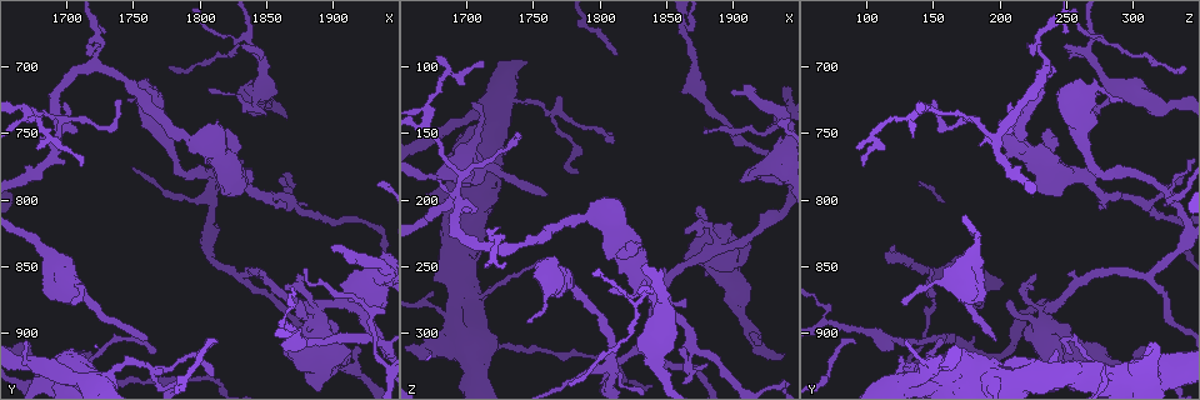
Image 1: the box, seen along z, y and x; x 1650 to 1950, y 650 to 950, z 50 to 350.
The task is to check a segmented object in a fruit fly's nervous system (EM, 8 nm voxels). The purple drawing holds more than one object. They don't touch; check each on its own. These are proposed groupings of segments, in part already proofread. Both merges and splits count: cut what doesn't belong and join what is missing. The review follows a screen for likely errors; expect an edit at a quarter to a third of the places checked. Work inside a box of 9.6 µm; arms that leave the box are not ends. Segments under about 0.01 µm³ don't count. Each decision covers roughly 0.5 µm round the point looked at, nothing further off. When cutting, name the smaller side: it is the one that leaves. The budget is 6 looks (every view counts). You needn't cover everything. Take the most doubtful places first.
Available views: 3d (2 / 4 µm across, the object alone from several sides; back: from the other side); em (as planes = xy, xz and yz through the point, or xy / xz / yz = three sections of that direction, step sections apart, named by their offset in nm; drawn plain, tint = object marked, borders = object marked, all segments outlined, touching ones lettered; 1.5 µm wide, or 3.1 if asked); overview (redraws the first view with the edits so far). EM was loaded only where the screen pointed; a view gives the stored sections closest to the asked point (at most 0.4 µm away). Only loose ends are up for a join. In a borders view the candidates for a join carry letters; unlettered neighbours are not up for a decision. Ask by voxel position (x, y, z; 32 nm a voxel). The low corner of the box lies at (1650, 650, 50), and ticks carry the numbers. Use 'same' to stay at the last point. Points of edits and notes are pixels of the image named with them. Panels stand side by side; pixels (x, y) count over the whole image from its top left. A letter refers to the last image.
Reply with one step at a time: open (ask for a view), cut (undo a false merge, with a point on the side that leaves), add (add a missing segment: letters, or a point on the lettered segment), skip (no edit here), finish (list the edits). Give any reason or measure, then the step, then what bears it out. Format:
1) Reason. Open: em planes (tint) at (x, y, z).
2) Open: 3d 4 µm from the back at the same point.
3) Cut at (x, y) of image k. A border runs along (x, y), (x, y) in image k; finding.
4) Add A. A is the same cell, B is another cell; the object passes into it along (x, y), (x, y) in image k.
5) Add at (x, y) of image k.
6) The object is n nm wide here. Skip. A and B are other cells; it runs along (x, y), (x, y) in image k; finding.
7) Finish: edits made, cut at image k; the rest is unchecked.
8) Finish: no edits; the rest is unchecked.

Calibre changes. Open: em 3.1 µm yz step 8 (tint) at (1892, 890, 234).

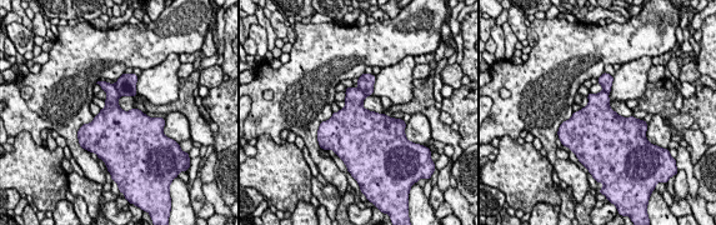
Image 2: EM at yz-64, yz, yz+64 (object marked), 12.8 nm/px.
Open: em 3.1 µm planes (borders) at the same point.

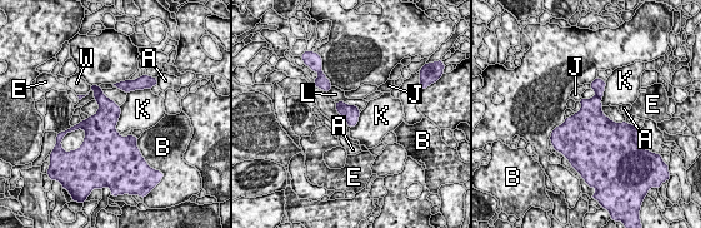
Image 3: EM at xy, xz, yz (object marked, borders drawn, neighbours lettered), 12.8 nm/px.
Skip. A, B, E, J, K, L and W are other cells; one neuron here.

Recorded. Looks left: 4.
Open: em yz step 4 (tint) at (1760, 906, 194).

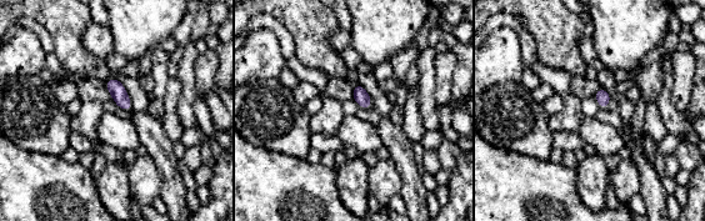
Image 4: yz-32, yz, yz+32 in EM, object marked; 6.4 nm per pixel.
Another direction. Open: em planes (borders) at the same point.

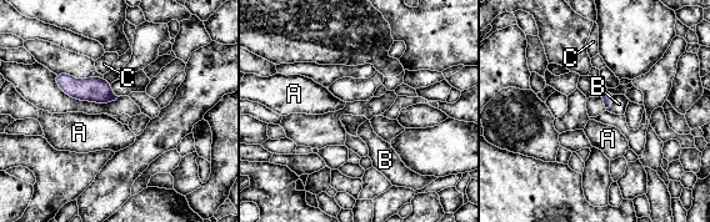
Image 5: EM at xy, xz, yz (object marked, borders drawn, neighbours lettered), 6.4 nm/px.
The longest contact is with B, 110 nm. Add B. B is the same cell, A and C are other cells; the object passes into it along (608, 99), (611, 101), (619, 104) in image 5; it goes on there.

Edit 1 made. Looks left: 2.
Free end. Open: 3d 2 µm at (1830, 684, 254).

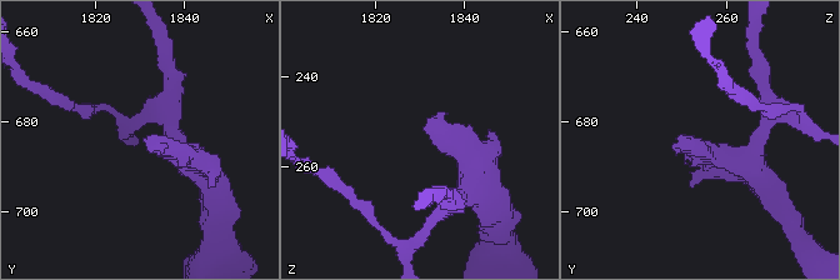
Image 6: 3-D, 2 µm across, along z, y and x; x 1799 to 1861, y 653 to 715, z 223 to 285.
Open: em planes (borders) at (1830, 683, 252).

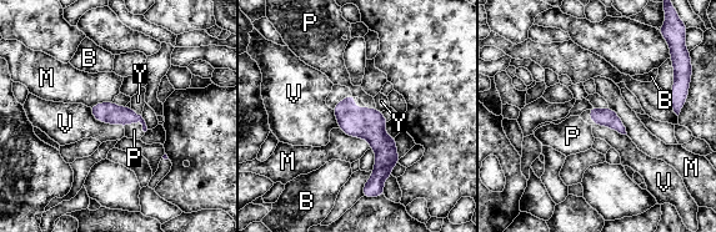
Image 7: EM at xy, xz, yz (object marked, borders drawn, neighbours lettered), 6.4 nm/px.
The longest contact is with V, 260 nm. Add P. P is the same cell, B, M, V and Y are other cells; the object passes into it along (109, 112), (136, 121), (134, 130) in image 7; it goes on there.

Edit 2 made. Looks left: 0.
Finish: edits made, add at image 5, add at image 7; the rest is unchecked.

